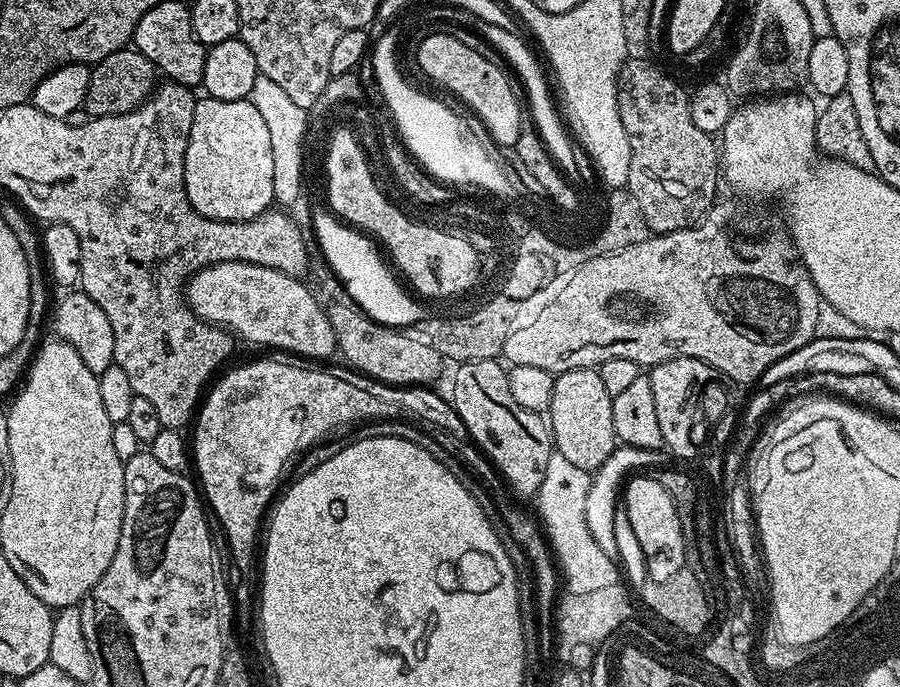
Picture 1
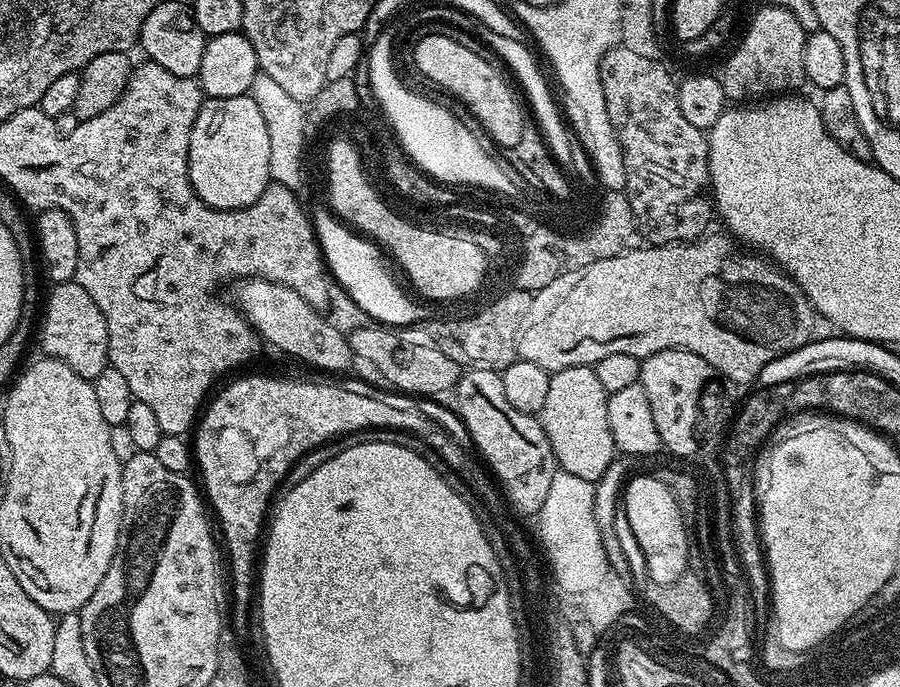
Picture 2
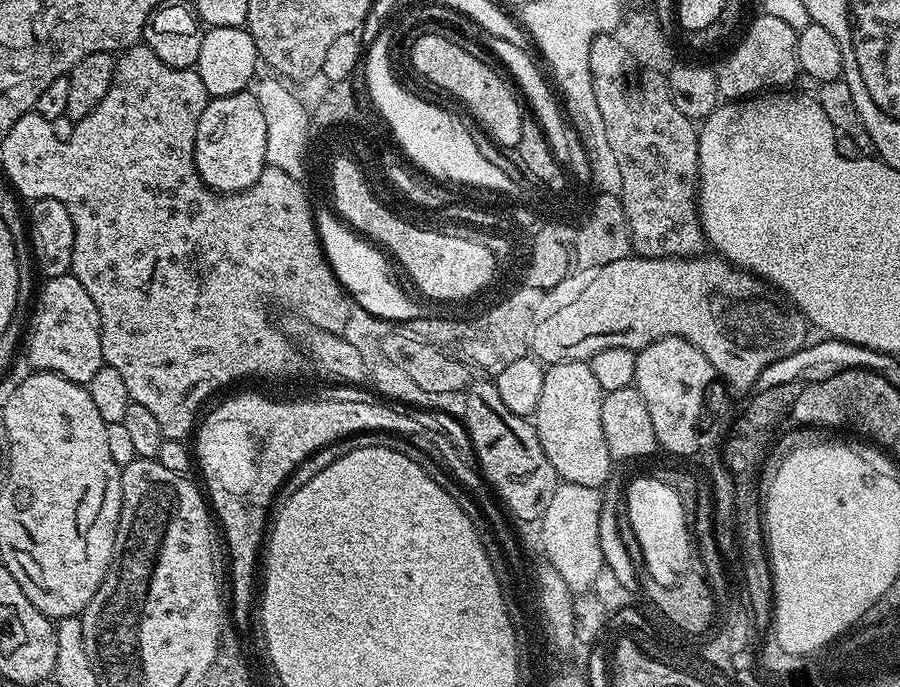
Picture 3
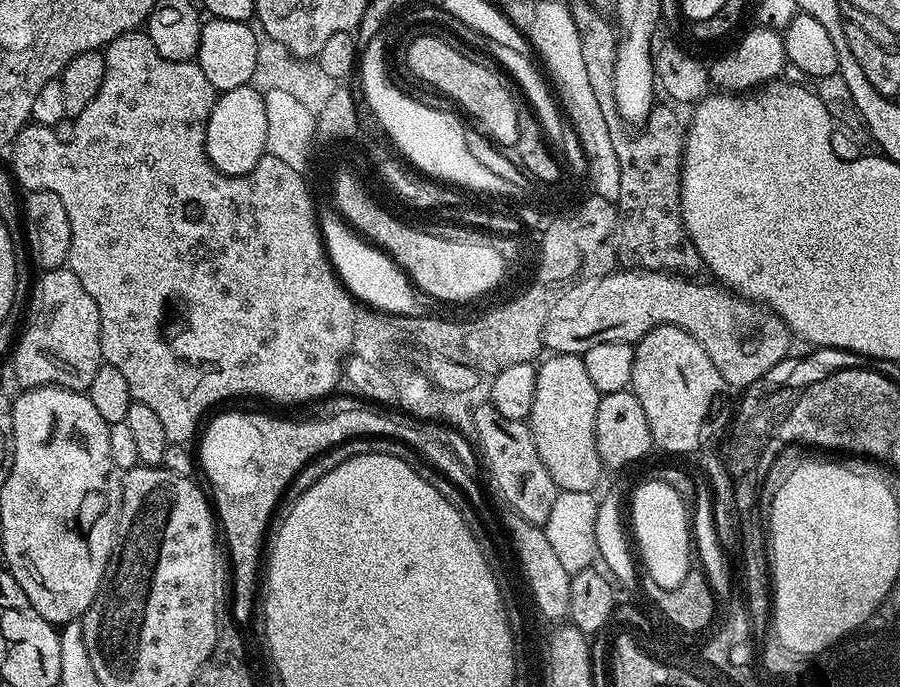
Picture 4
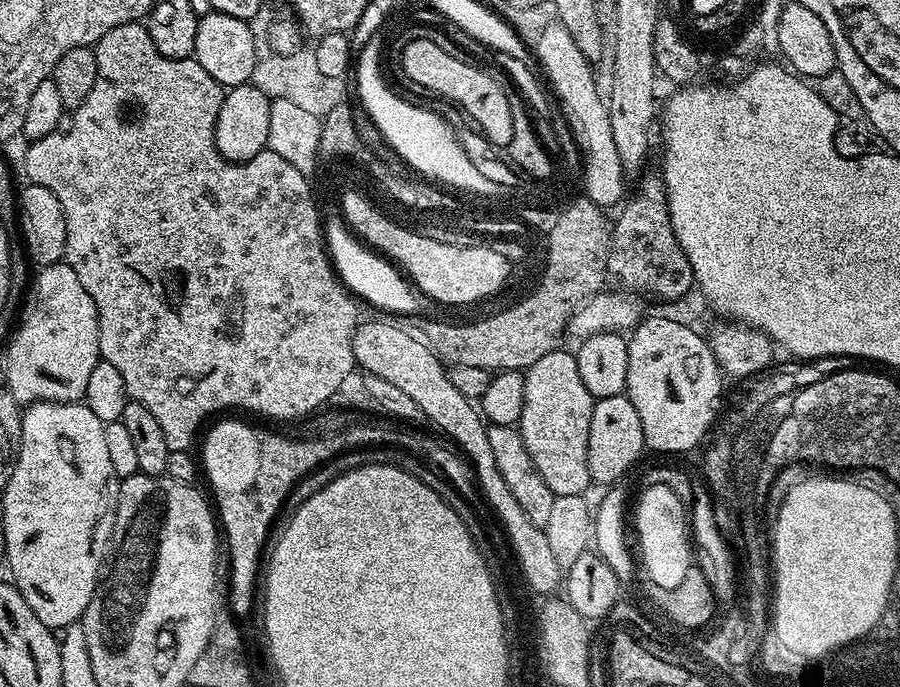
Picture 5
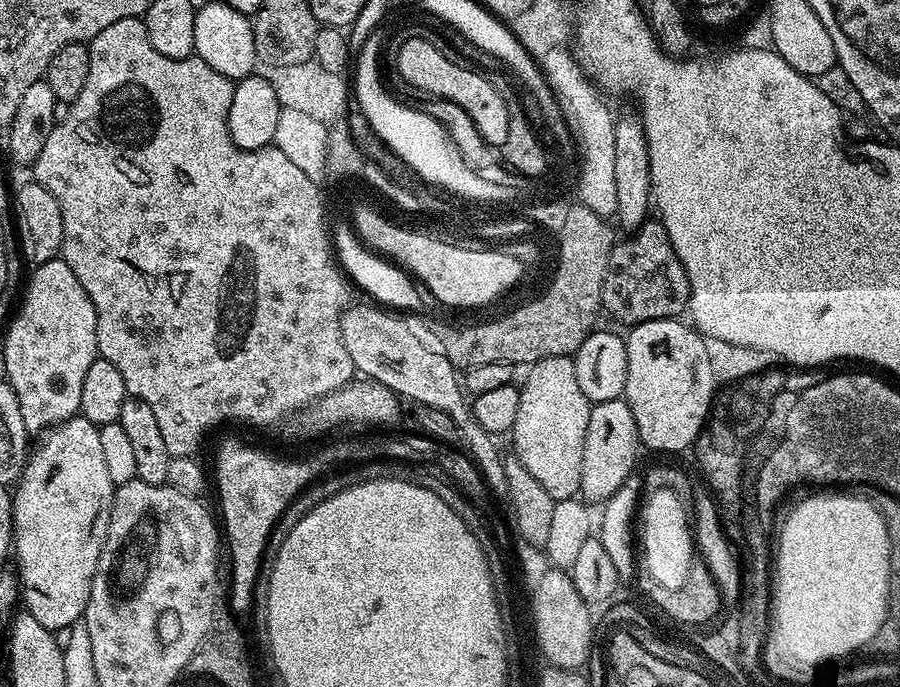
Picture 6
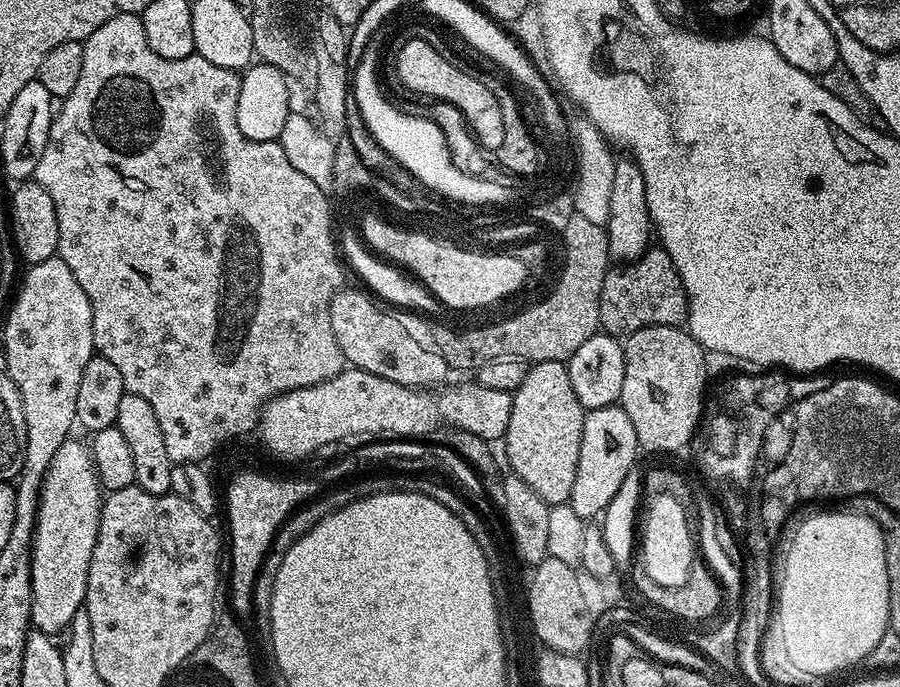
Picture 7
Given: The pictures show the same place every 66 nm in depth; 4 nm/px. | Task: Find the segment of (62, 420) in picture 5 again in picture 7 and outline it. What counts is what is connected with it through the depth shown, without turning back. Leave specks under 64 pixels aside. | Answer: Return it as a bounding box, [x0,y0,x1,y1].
[31,438,102,636]

